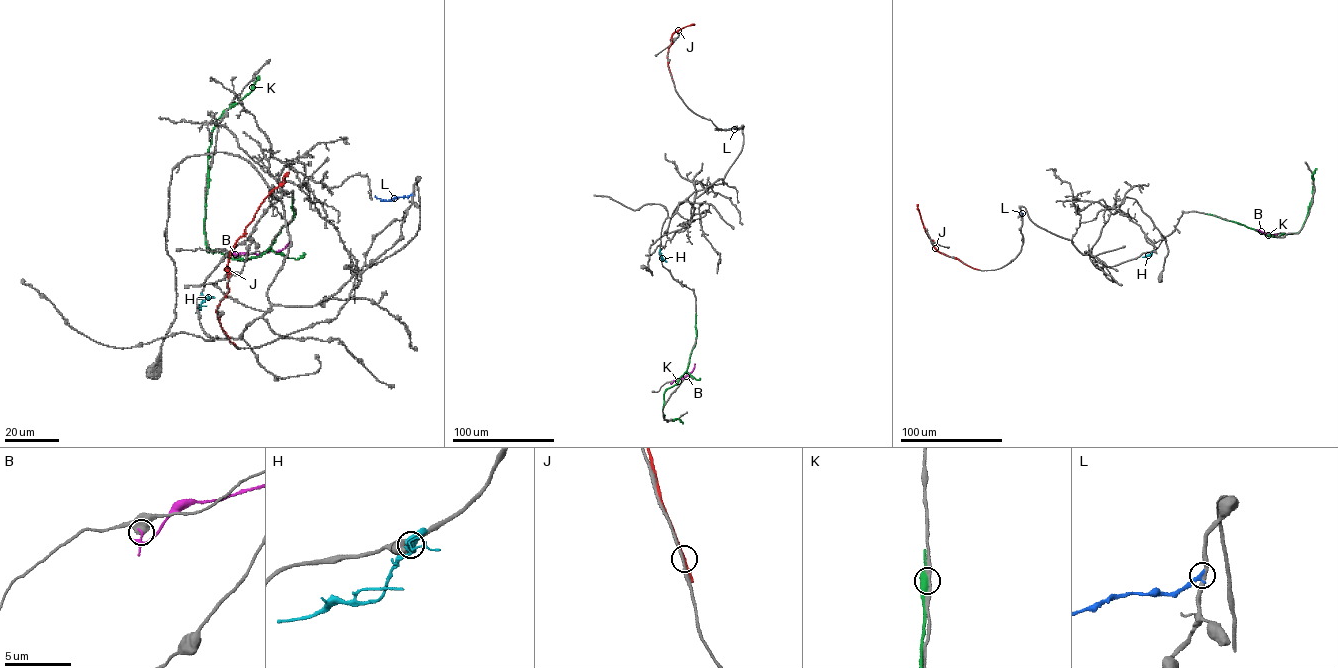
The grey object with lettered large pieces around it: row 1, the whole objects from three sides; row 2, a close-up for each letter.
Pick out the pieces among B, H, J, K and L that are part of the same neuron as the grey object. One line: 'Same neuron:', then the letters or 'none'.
Same neuron: none

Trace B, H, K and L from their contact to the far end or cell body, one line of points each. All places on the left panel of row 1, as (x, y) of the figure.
B: (227, 253), (278, 251), (290, 240)
H: (201, 297), (200, 308), (196, 313)
K: (293, 199), (293, 218), (258, 257), (207, 251), (211, 133), (258, 76)
L: (413, 193), (387, 200), (375, 196)

